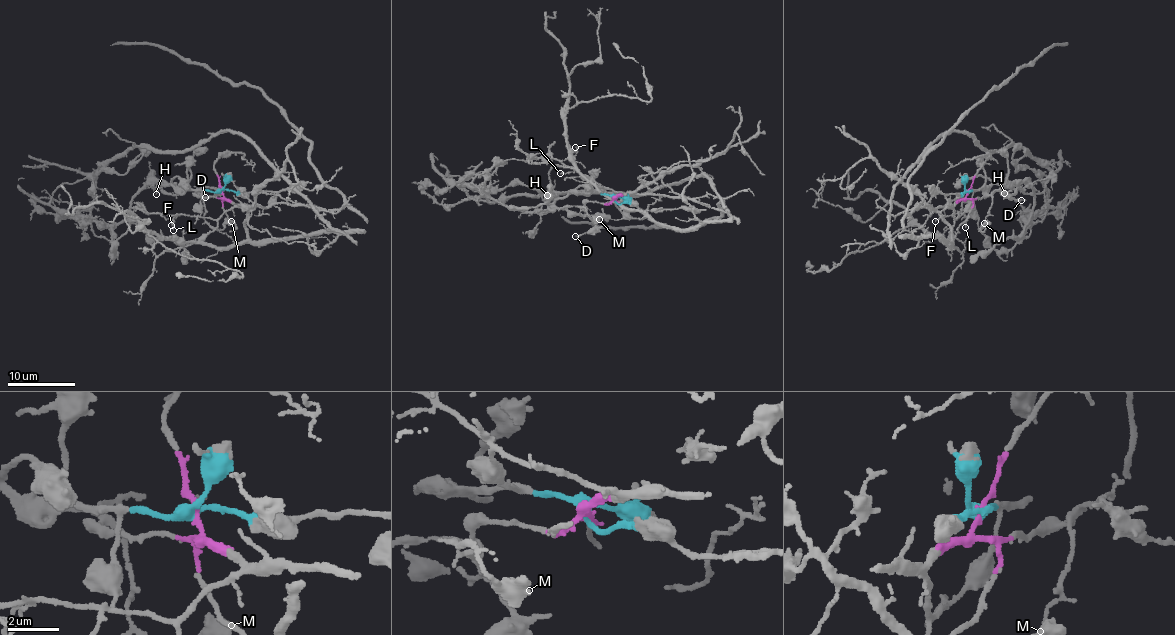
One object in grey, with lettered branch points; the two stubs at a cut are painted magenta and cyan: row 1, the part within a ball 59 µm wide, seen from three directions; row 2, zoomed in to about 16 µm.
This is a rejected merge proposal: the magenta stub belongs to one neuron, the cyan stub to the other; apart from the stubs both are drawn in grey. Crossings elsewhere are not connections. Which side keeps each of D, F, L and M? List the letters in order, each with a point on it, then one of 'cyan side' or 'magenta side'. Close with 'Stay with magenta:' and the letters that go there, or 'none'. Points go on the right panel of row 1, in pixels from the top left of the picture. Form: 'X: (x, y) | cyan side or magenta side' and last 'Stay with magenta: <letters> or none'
D: (1021, 200) | magenta side
F: (935, 221) | magenta side
L: (965, 227) | magenta side
M: (984, 223) | magenta side
Stay with magenta: D, F, L, M

